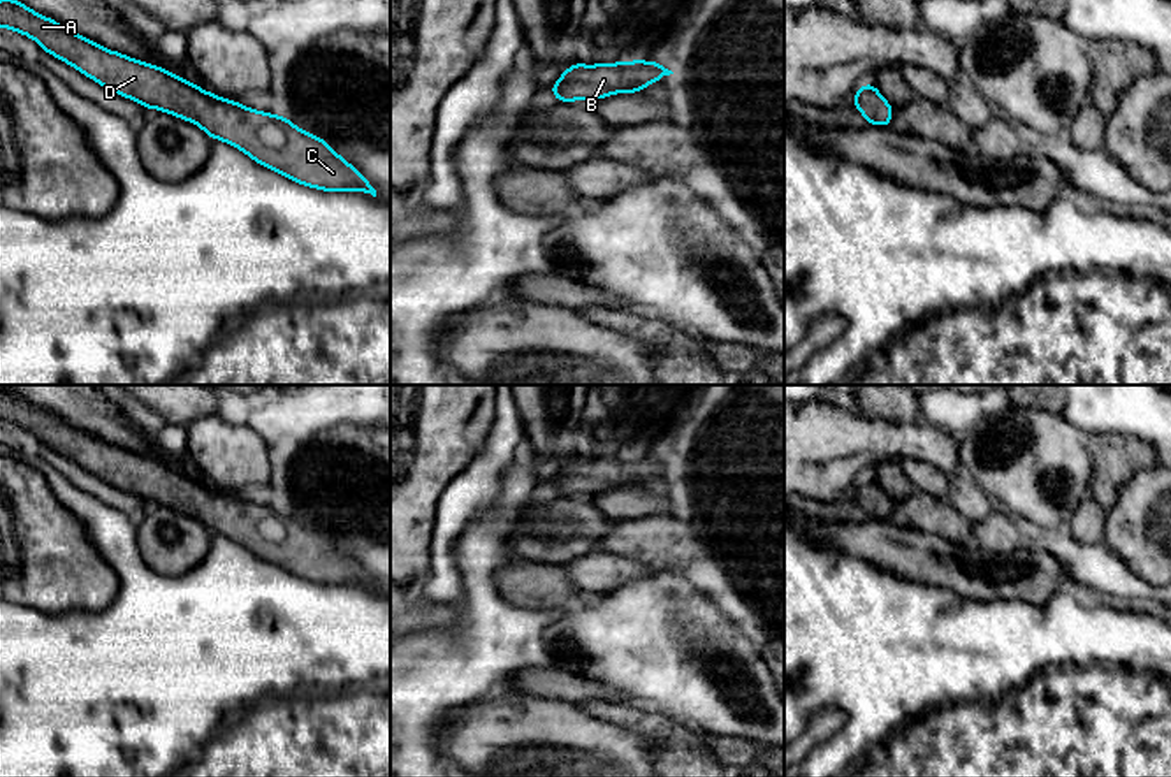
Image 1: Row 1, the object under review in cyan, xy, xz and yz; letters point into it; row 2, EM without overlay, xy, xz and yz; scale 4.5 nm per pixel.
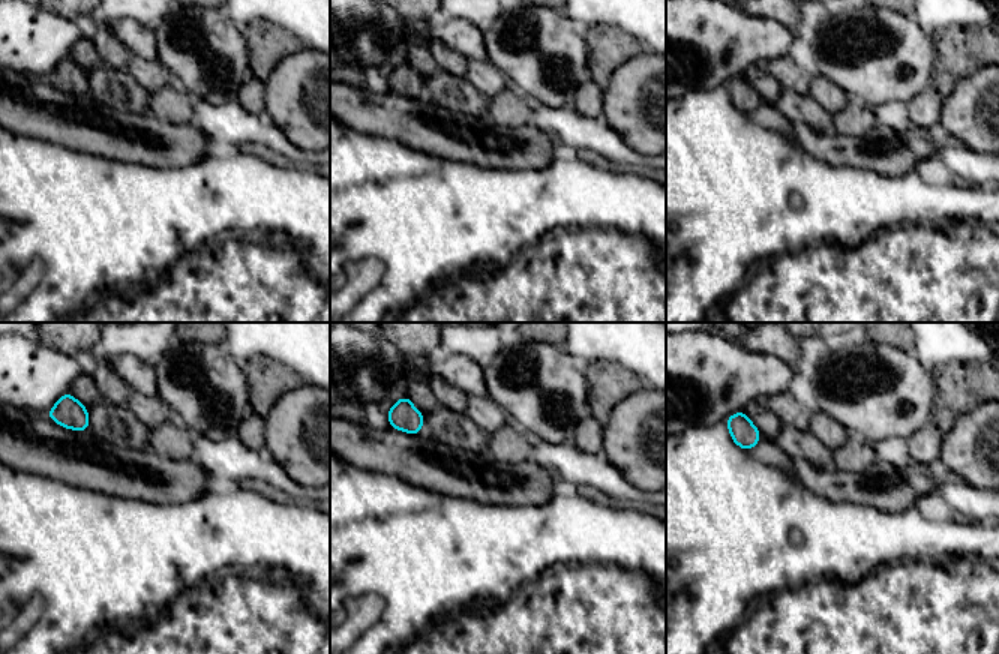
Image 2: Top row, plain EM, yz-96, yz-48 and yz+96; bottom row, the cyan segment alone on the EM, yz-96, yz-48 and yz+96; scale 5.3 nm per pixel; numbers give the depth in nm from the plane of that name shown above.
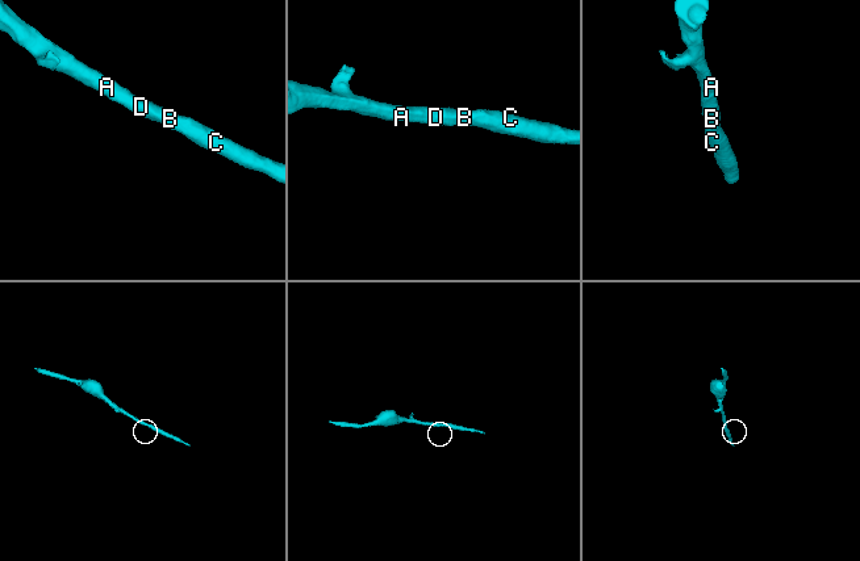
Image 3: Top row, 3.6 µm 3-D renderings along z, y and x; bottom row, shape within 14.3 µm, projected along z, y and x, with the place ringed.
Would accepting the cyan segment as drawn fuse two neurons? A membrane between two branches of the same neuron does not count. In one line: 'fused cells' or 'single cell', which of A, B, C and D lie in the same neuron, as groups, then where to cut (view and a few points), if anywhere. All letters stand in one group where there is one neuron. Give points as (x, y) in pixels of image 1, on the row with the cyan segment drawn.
single cell; A B C D; no cut

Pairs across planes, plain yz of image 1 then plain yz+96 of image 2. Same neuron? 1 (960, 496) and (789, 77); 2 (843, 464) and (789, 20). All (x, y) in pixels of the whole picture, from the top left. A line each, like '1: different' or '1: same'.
1: different
2: different

